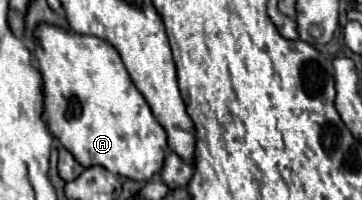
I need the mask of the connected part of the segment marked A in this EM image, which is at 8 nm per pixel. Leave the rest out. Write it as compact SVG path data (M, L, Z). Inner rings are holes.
M39 25L35 31L35 57L43 75L45 121L49 123L49 131L65 149L73 153L73 157L77 157L77 161L81 161L83 167L103 165L111 173L131 181L149 181L163 169L167 151L165 131L153 117L145 97L133 85L119 53L111 43L93 35L77 35L59 27Z

